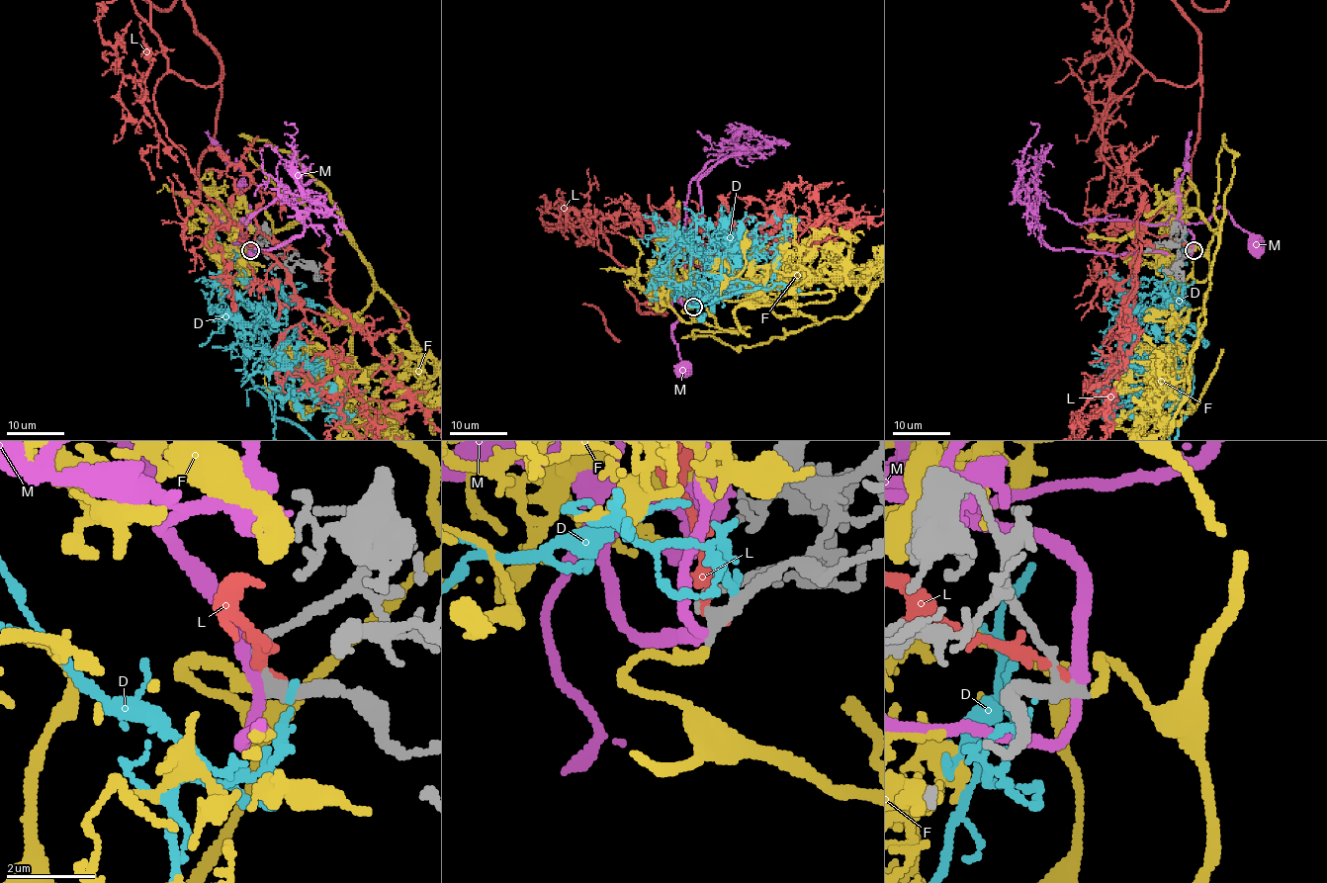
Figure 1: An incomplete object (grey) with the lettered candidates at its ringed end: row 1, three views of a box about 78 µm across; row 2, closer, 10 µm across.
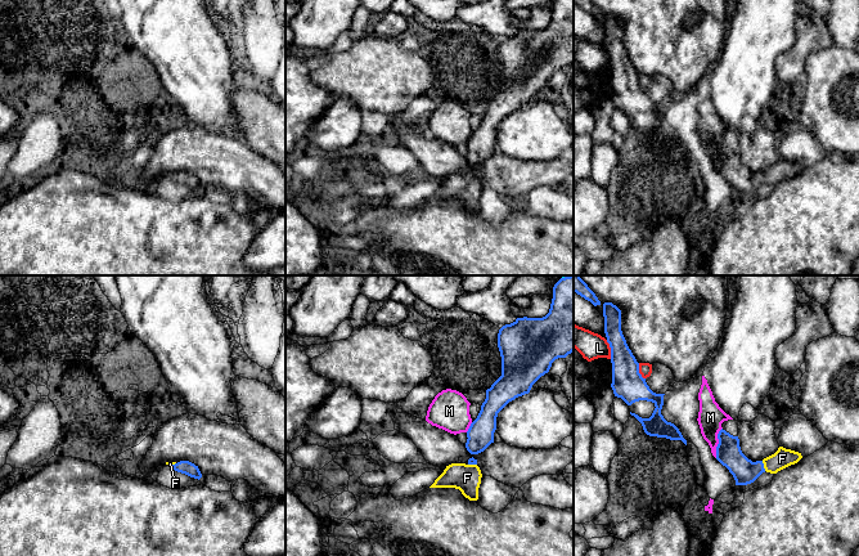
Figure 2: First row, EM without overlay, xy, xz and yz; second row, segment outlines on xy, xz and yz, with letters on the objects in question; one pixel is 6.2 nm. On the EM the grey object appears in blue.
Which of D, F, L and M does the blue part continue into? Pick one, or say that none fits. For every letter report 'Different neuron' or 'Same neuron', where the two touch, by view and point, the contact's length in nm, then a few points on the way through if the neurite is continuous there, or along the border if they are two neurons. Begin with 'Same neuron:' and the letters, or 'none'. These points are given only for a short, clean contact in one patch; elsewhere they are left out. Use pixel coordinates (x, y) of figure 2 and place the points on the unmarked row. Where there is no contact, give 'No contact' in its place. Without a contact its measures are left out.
Same neuron: F
D: Different neuron. No contact
F: Same neuron. Touches blue at yz (763, 178). Shared border 70 nm. Path across: yz (728, 164), (742, 178), (763, 178), (782, 170)
L: Different neuron. Touches blue at yz (611, 61). Shared border 120 nm
M: Different neuron. Touches blue at yz (719, 155). Shared border 200 nm. Boundary: yz (722, 139), (718, 146), (715, 169)

